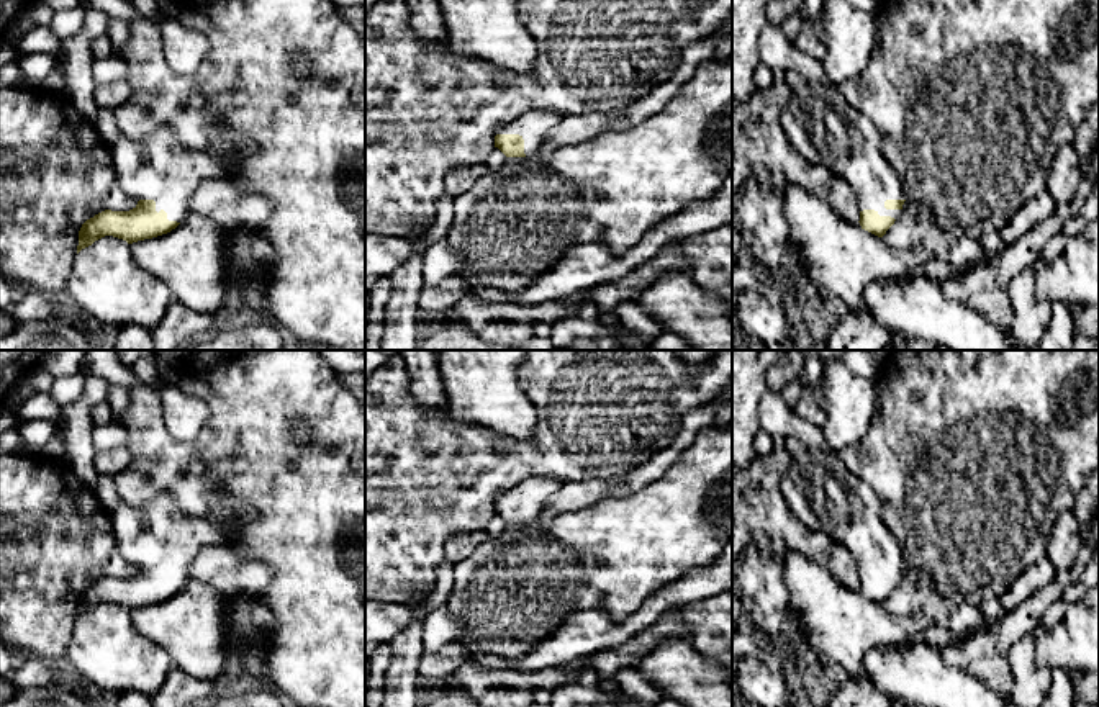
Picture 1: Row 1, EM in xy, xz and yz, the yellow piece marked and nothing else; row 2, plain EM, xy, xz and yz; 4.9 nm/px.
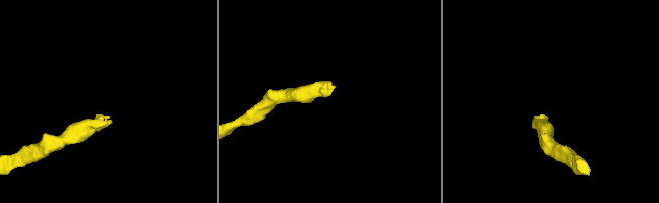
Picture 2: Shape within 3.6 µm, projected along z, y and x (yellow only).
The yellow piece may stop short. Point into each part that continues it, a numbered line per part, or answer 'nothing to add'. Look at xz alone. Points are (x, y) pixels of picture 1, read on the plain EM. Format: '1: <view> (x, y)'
1: xz (533, 491)

